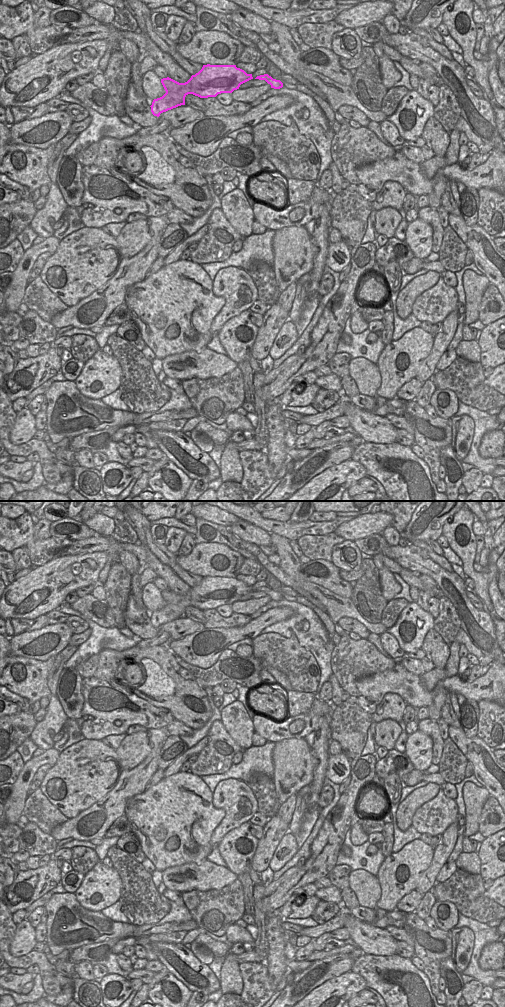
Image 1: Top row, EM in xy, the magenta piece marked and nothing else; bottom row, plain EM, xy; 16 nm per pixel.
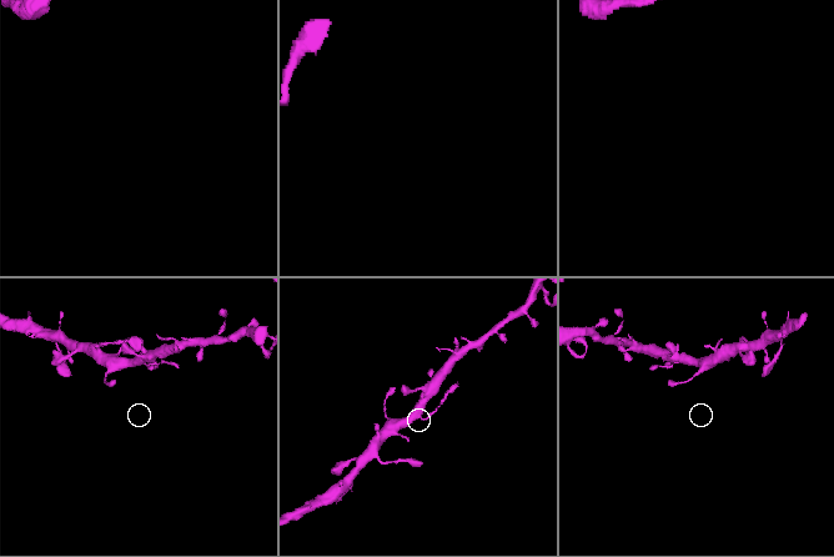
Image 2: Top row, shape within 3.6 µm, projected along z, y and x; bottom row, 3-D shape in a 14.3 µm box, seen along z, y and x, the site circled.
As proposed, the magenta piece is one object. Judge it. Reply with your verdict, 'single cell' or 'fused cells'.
fused cells

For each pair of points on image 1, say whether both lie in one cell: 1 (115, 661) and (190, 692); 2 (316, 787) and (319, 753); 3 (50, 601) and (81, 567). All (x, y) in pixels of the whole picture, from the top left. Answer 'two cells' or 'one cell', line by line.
1: one cell
2: one cell
3: one cell

